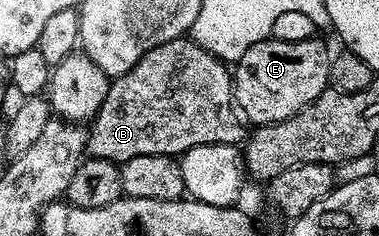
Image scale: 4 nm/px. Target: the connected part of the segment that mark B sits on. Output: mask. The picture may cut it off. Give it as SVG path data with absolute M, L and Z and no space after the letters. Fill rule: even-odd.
M183 37L173 39L167 43L161 43L152 48L148 53L144 53L144 57L140 57L138 62L133 64L119 79L115 78L111 82L108 93L104 97L104 101L100 105L100 109L94 115L92 122L89 124L86 133L86 155L92 159L107 159L116 164L127 163L132 157L144 157L145 155L169 155L171 157L181 157L185 155L188 149L192 149L196 145L204 145L205 143L233 143L241 144L244 139L244 131L242 135L243 120L240 118L239 112L236 110L232 102L232 71L229 66L218 56L213 55L211 51L205 51L200 44L195 43L193 38Z

